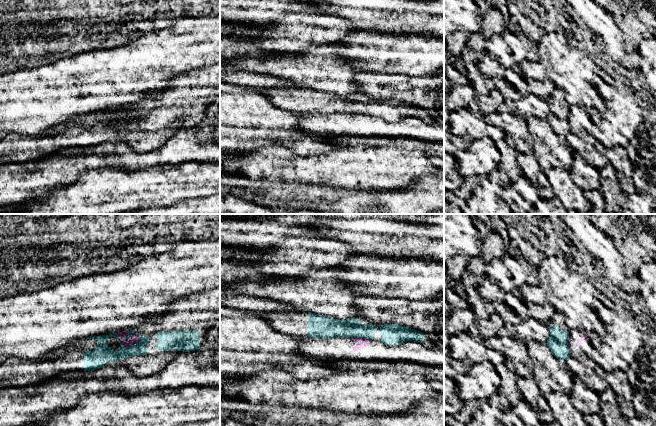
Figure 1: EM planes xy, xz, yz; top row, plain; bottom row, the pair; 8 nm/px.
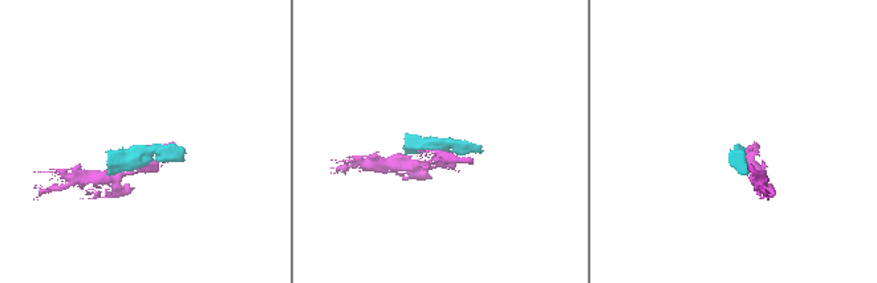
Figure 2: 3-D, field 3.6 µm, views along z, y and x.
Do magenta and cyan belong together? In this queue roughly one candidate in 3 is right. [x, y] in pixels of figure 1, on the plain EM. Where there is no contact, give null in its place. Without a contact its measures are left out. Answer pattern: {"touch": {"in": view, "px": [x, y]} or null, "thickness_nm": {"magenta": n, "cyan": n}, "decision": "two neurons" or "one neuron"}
{"touch": {"in": "xy", "px": [126, 122]}, "thickness_nm": {"magenta": 70, "cyan": 160}, "decision": "two neurons"}

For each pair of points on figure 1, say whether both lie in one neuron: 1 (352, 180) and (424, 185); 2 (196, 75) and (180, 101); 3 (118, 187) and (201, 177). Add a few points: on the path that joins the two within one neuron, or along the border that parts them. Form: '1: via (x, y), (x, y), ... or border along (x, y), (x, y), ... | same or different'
1: border along (431, 174), (423, 174), (403, 188), (387, 190) | different
2: via (196, 82), (196, 86), (187, 95) | same
3: via (139, 187), (176, 184), (180, 182) | same

